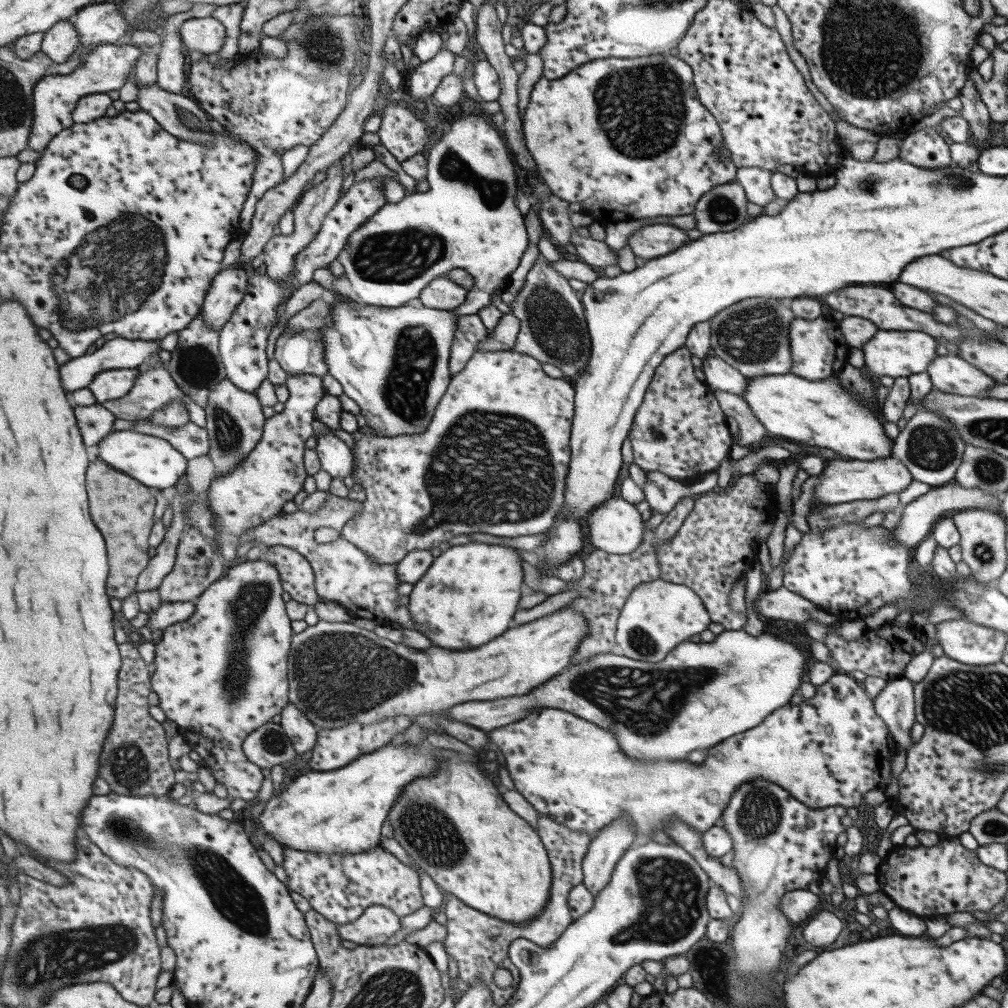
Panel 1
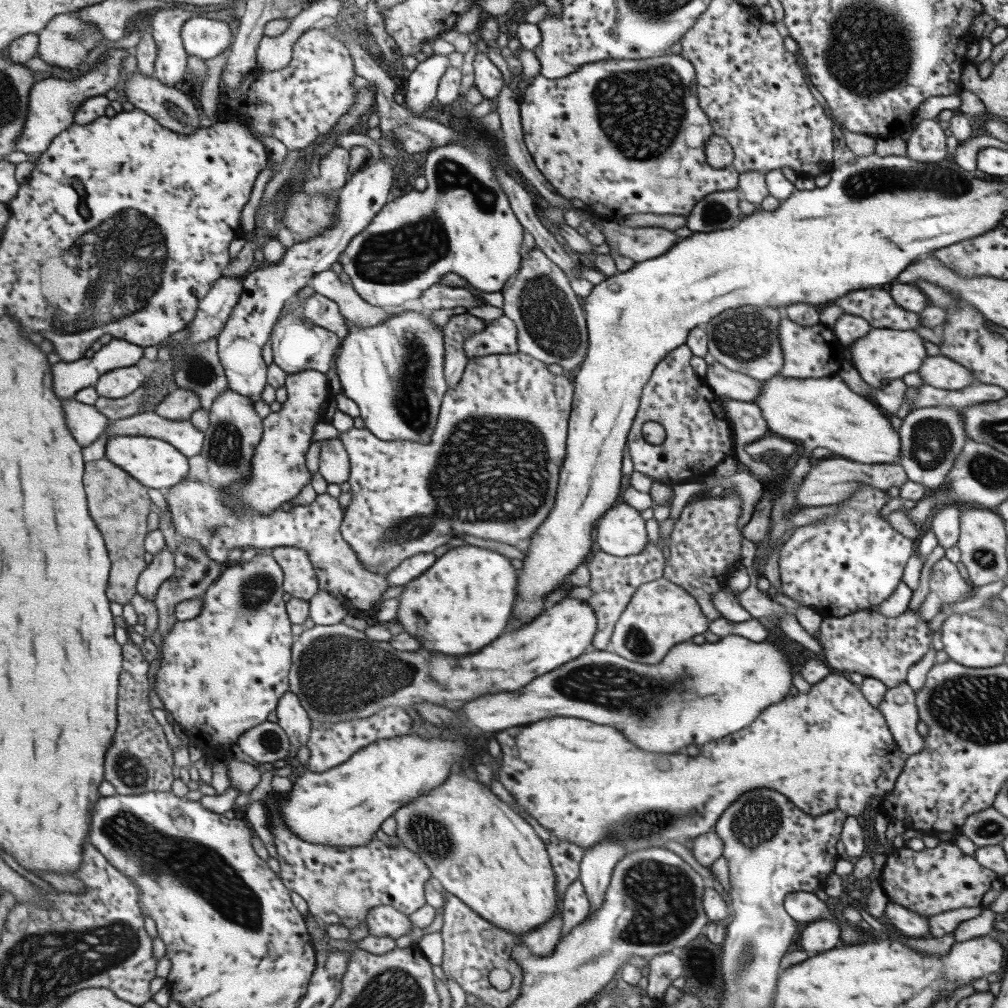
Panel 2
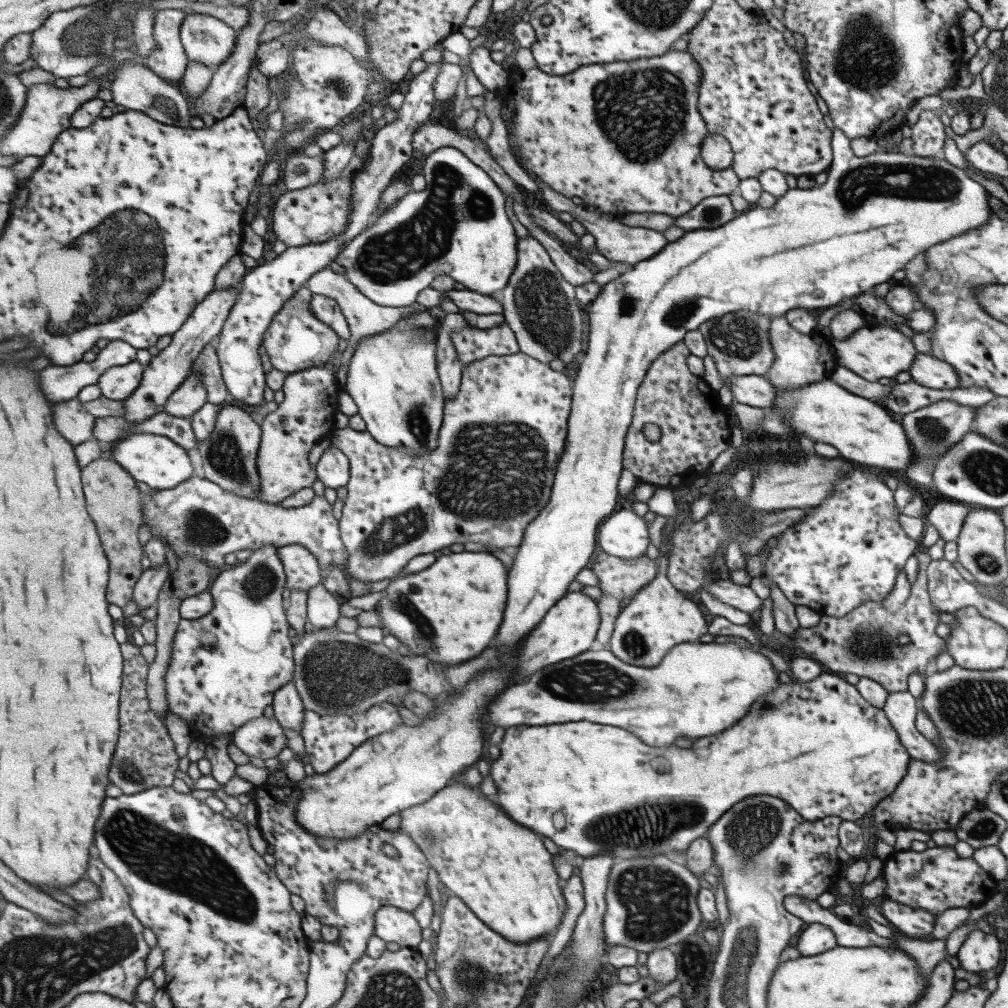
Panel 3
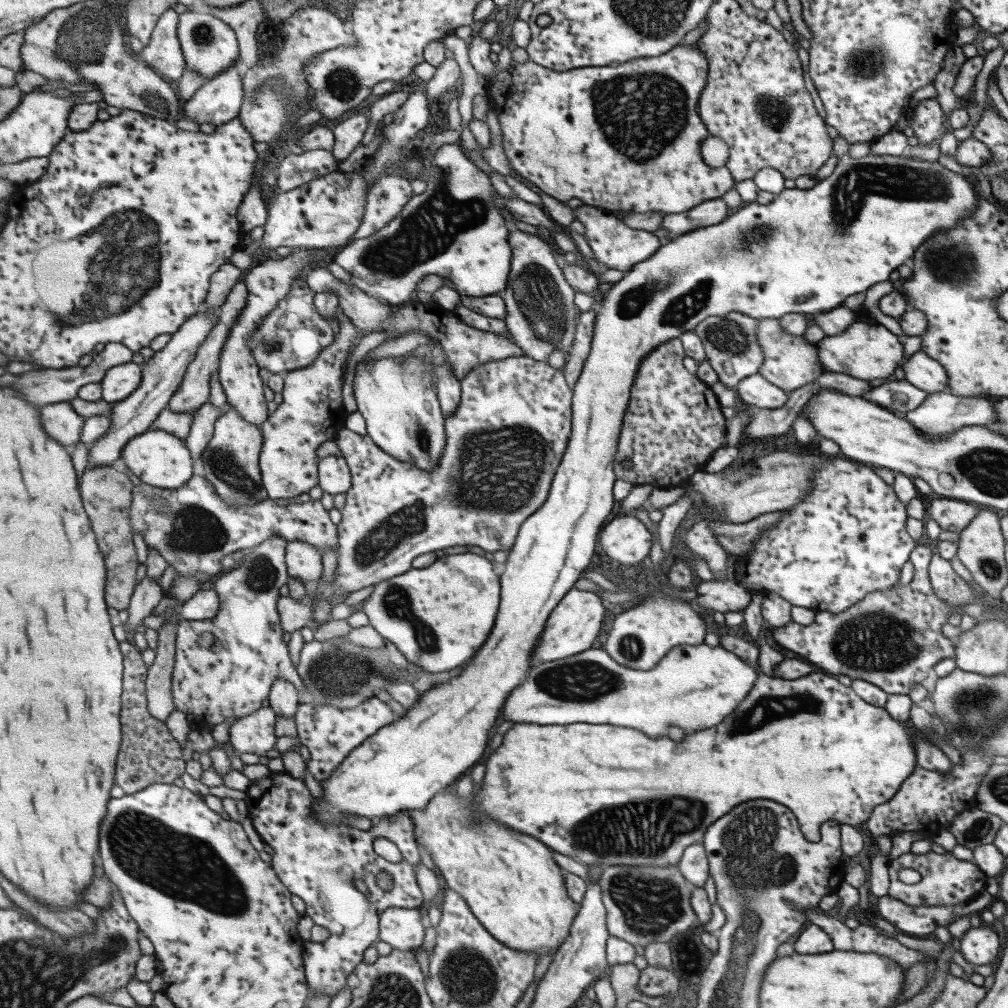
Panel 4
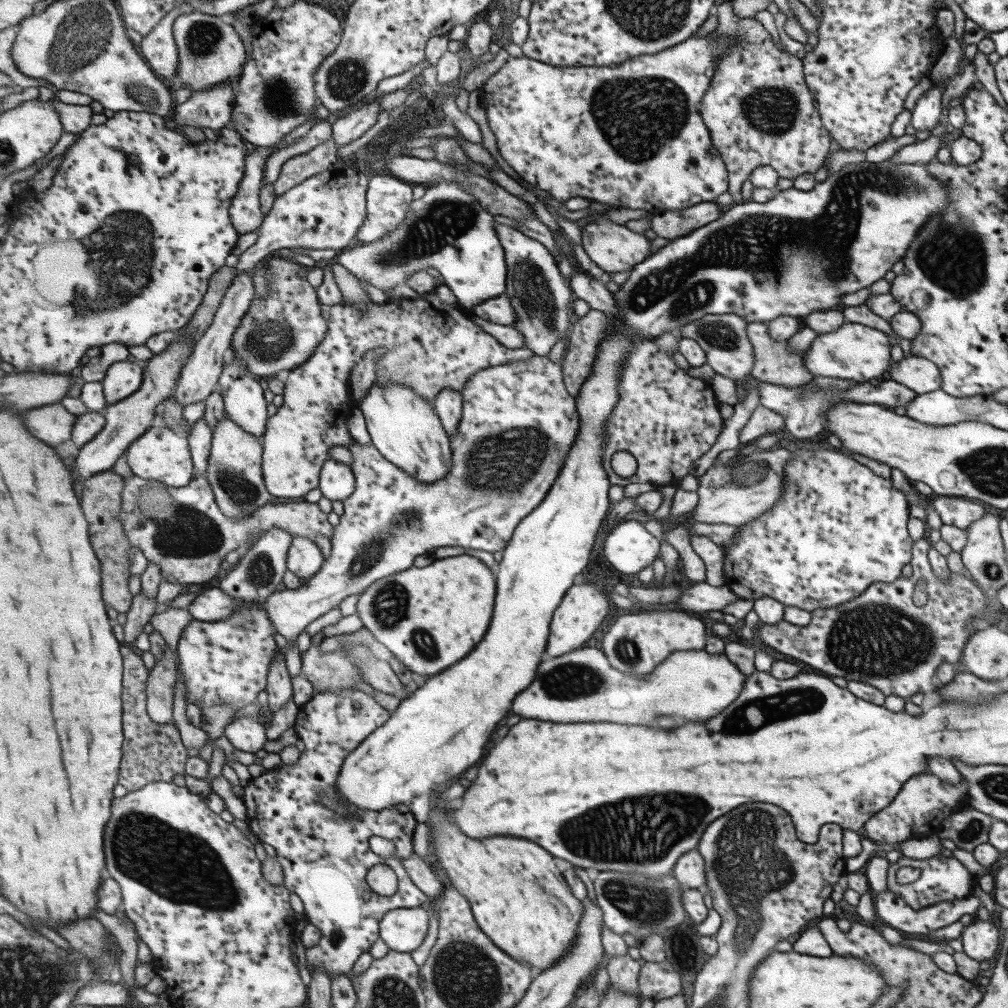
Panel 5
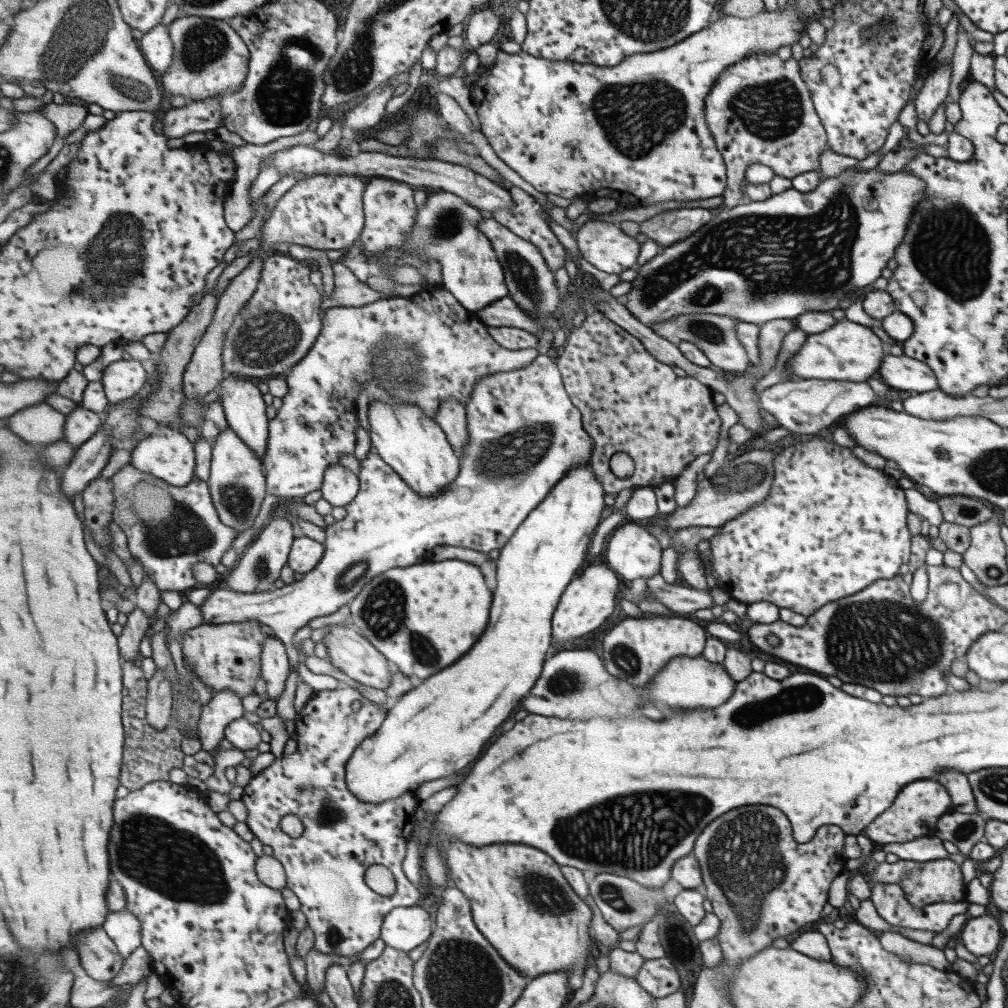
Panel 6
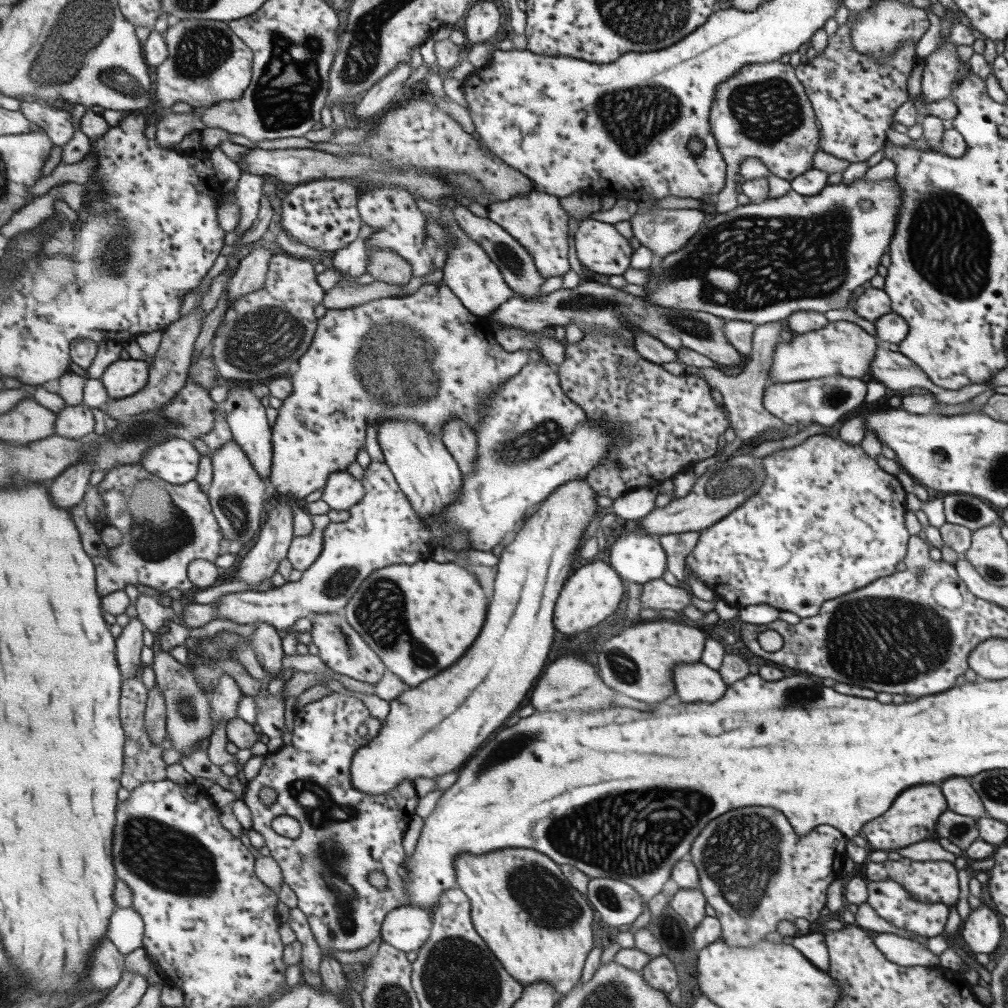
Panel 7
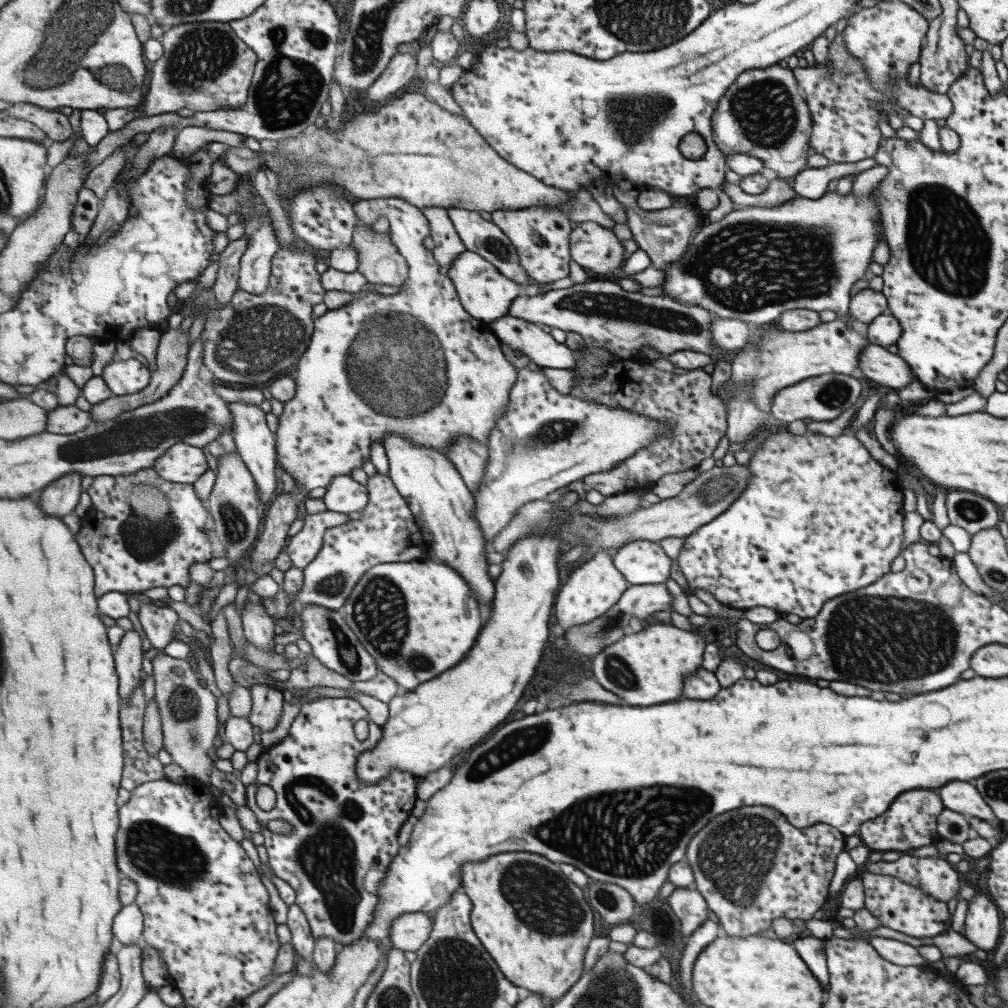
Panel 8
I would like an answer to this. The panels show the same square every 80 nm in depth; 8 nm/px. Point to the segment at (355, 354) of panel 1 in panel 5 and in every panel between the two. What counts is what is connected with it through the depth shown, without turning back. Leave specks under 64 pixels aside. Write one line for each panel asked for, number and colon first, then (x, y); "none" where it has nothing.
2: (395, 372)
3: (395, 381)
4: (400, 404)
5: (403, 425)

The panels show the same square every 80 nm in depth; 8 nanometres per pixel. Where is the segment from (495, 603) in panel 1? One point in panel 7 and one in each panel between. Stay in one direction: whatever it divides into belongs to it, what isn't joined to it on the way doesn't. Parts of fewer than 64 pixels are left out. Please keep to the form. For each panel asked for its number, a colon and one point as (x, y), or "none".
2: (465, 601)
3: (450, 612)
4: (460, 595)
5: (430, 618)
6: (424, 617)
7: (444, 605)

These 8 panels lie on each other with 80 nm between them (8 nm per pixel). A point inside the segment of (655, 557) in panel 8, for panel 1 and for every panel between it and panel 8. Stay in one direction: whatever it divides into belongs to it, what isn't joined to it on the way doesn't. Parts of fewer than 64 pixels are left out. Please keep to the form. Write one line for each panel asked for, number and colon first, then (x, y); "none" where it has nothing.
1: (616, 527)
2: (621, 532)
3: (623, 535)
4: (625, 540)
5: (628, 548)
6: (632, 552)
7: (639, 558)

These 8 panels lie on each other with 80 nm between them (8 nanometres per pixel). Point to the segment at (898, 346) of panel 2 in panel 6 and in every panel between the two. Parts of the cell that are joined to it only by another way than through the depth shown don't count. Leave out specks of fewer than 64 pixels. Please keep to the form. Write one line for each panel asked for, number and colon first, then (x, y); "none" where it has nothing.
3: (875, 351)
4: (865, 351)
5: (855, 352)
6: (848, 351)

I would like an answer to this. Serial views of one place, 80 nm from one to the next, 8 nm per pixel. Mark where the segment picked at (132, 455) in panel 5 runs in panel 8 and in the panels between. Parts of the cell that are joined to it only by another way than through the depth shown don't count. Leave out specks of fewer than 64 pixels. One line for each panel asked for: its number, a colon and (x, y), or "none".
6: (166, 453)
7: (175, 460)
8: (183, 463)

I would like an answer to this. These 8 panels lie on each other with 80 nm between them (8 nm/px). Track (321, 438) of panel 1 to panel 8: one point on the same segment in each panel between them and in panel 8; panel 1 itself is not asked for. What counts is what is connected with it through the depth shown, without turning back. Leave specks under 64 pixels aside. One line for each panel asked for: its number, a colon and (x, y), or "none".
2: (335, 466)
3: (333, 469)
4: (336, 477)
5: (338, 482)
6: (341, 487)
7: (343, 491)
8: (346, 495)

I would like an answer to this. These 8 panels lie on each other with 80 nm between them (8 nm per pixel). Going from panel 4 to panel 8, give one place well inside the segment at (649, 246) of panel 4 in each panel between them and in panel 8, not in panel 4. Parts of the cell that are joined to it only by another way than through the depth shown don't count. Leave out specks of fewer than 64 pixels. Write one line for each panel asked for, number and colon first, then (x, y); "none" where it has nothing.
5: (611, 247)
6: (604, 245)
7: (599, 247)
8: (597, 249)

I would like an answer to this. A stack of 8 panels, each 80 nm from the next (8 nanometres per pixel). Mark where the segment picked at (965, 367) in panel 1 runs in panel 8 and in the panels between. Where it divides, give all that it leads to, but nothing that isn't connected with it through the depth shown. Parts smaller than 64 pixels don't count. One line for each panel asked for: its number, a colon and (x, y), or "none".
2: (938, 371)
3: (929, 371)
4: (922, 372)
5: (920, 375)
6: (903, 373)
7: (891, 368)
8: (877, 364)

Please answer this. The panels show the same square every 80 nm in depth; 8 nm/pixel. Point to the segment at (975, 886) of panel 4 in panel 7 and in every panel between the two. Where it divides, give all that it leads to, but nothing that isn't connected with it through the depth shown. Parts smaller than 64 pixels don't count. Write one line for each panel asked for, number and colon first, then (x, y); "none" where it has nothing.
5: (941, 878)
6: (923, 883)
7: (935, 881)

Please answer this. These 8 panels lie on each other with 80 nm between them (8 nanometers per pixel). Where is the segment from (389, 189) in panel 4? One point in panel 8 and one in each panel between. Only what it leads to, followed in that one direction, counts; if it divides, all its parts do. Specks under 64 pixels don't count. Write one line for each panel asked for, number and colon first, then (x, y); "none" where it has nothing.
5: (389, 198)
6: (391, 213)
7: (401, 224)
8: (416, 362)

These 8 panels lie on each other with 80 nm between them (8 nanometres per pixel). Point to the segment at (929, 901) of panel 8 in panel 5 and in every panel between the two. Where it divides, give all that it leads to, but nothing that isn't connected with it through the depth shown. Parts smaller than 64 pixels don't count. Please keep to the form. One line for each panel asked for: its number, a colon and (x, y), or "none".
5: (889, 906)
6: (888, 900)
7: (889, 900)

